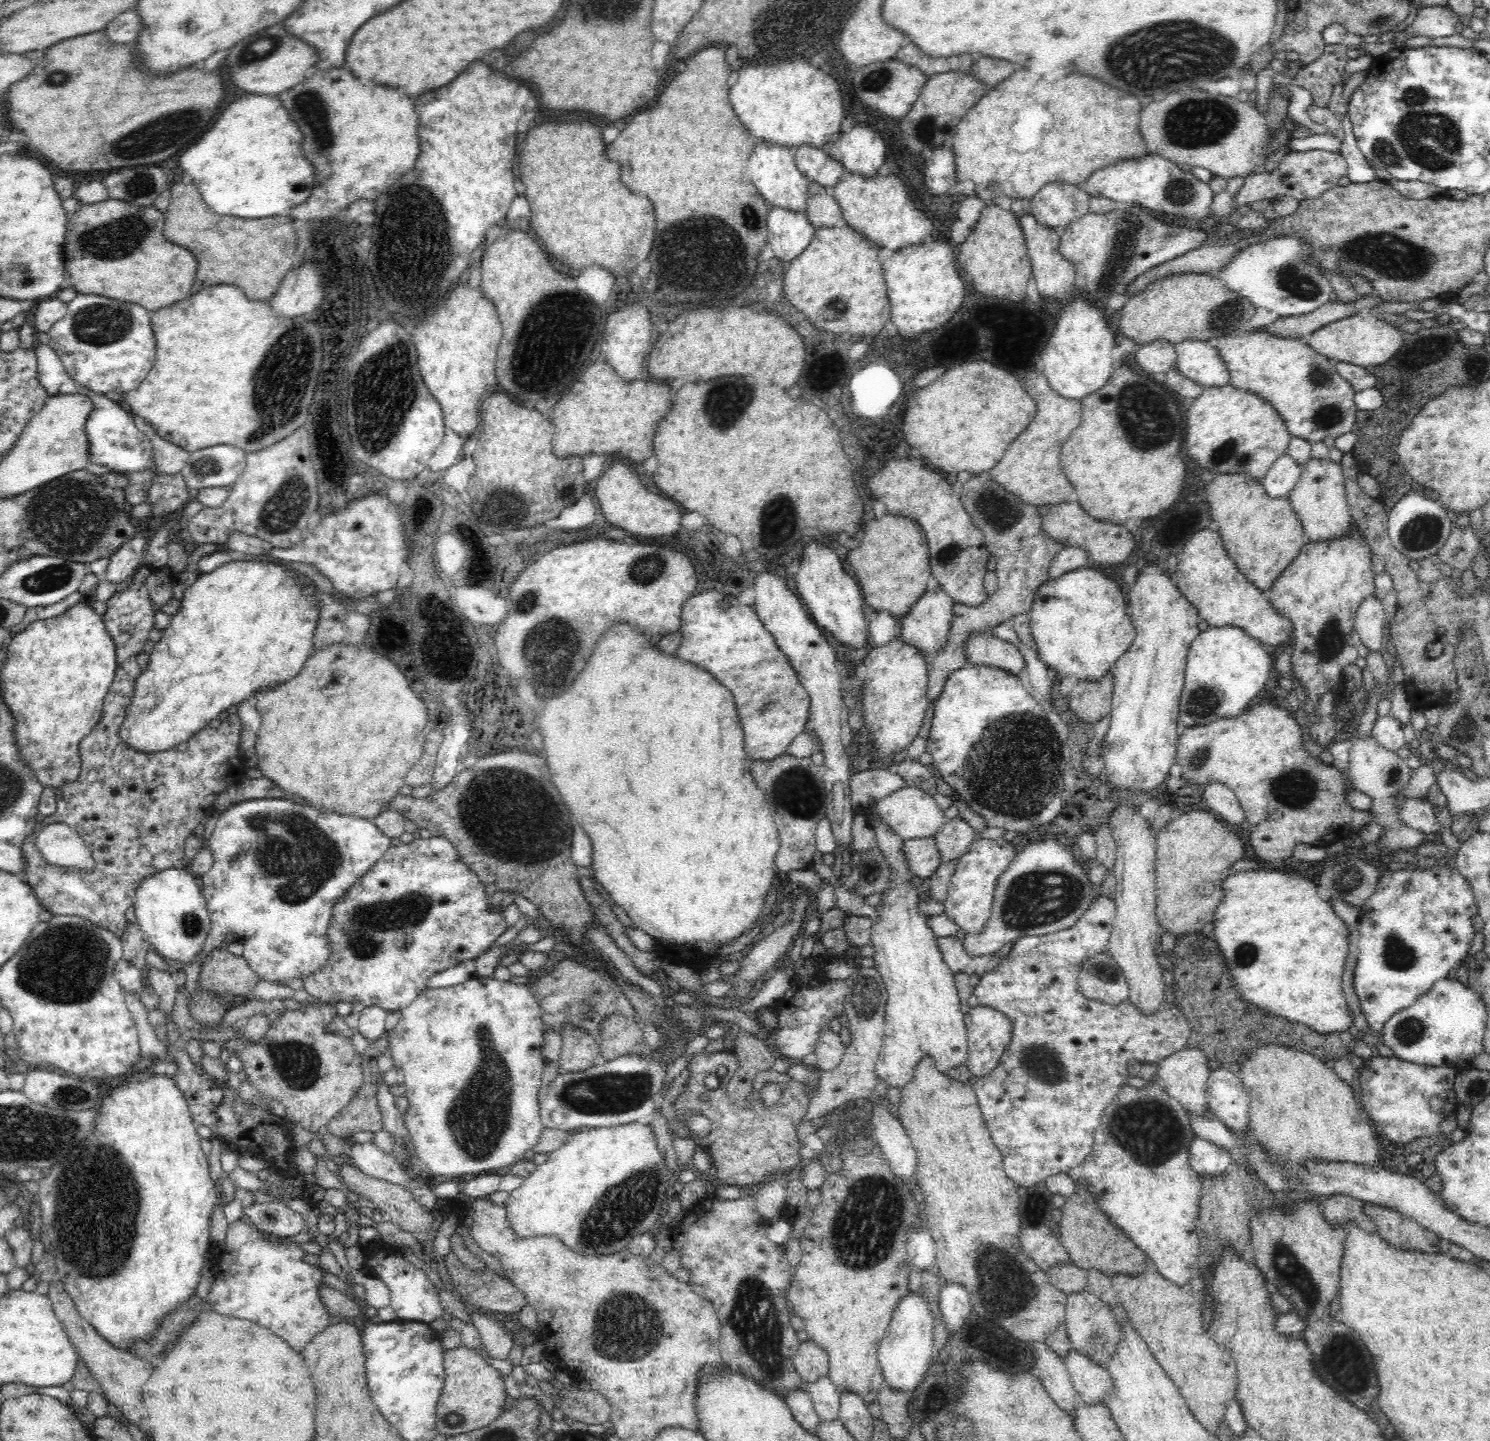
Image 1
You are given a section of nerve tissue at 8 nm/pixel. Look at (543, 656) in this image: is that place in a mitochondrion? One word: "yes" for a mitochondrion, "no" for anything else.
yes

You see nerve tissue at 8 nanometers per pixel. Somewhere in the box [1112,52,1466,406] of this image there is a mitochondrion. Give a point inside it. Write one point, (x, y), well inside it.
(1433, 140)

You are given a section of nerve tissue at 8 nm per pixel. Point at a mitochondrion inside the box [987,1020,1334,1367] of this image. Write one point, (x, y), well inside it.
(1149, 1131)

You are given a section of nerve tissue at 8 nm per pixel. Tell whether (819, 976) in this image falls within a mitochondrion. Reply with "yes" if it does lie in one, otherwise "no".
no

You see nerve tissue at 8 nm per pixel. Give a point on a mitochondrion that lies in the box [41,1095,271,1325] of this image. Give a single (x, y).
(106, 1259)

